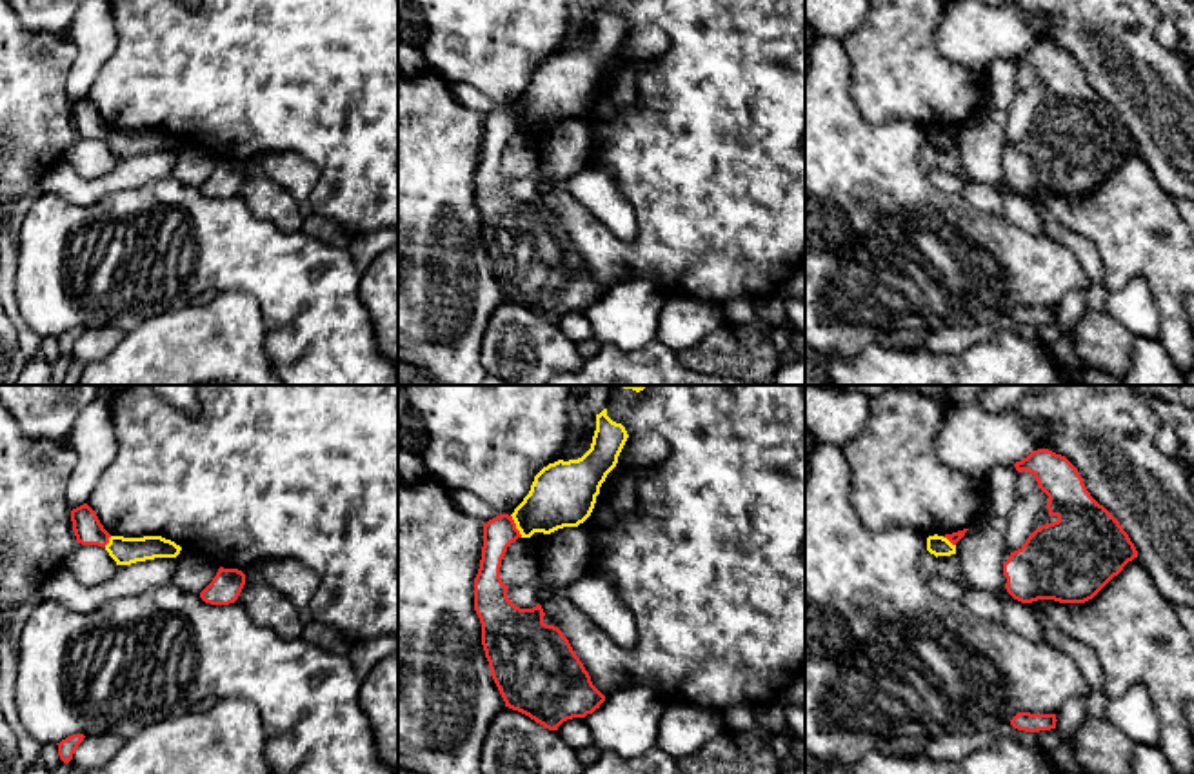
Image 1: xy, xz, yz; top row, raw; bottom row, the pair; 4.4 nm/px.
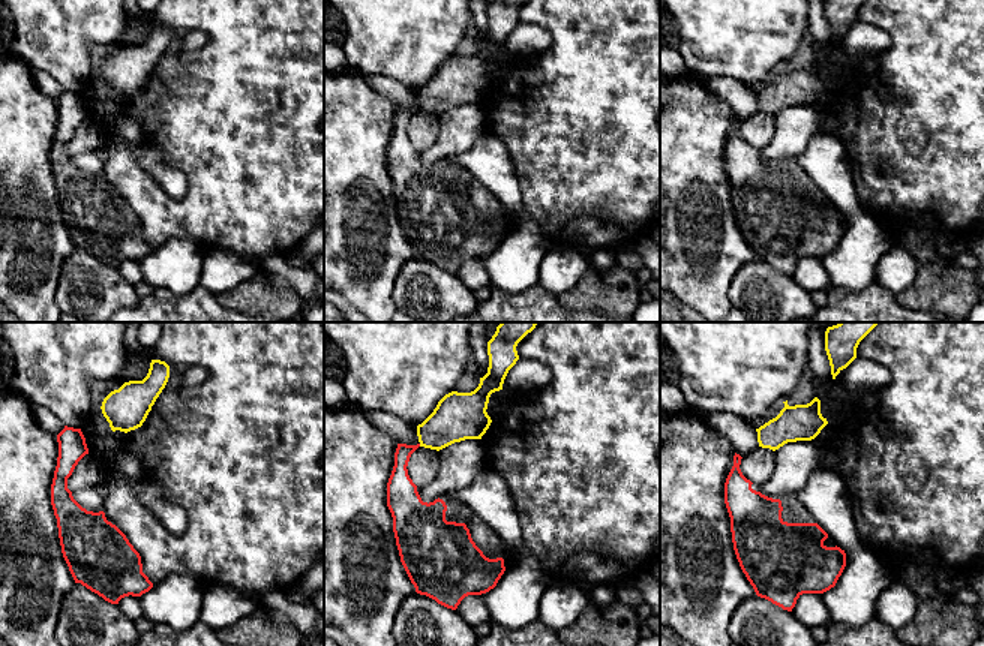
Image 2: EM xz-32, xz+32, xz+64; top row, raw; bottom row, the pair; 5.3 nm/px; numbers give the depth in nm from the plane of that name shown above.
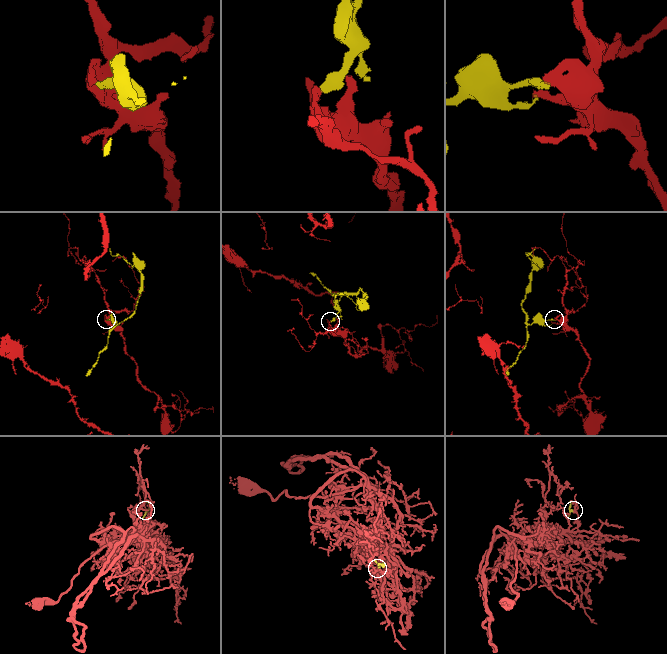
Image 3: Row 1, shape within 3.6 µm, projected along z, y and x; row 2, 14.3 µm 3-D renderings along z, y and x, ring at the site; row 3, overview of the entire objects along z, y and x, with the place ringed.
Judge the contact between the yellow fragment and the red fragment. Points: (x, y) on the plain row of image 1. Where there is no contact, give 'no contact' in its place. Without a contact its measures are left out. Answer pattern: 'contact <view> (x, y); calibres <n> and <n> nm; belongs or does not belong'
contact xz (517, 119); calibres 280 and 140 nm; does not belong

